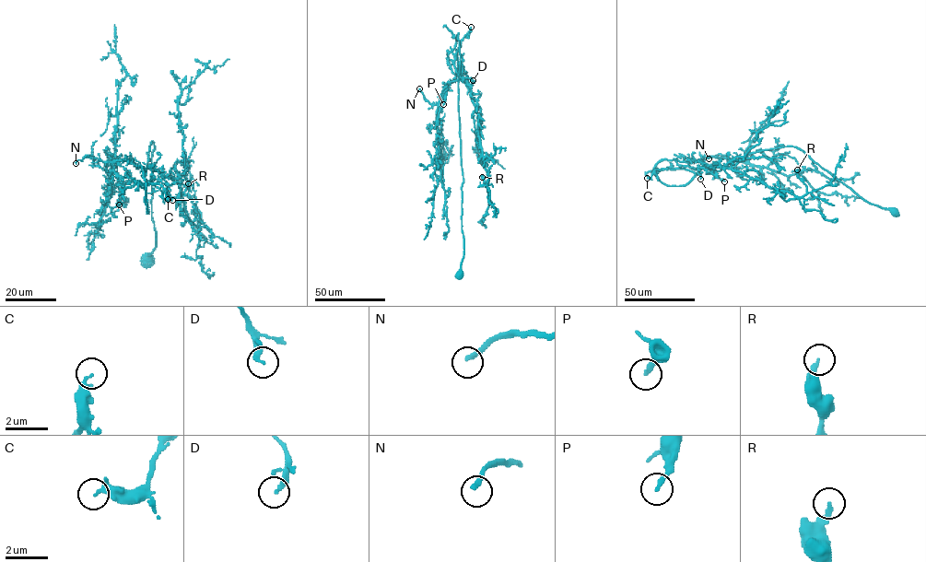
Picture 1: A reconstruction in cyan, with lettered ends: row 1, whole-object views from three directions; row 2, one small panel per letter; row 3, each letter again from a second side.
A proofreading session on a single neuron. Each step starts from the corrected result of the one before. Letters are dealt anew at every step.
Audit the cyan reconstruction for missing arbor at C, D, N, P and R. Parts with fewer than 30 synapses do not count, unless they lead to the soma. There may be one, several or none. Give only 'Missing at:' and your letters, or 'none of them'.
Missing at: N

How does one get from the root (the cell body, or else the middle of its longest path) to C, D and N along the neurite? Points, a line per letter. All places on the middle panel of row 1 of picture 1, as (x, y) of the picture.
C: (460, 275), (464, 252), (462, 229), (463, 179), (459, 76), (454, 61), (459, 42), (471, 27)
D: (460, 275), (464, 252), (462, 229), (463, 179), (457, 68), (466, 83), (465, 77), (473, 80)
N: (460, 275), (464, 243), (458, 71), (436, 104), (430, 104), (419, 88)

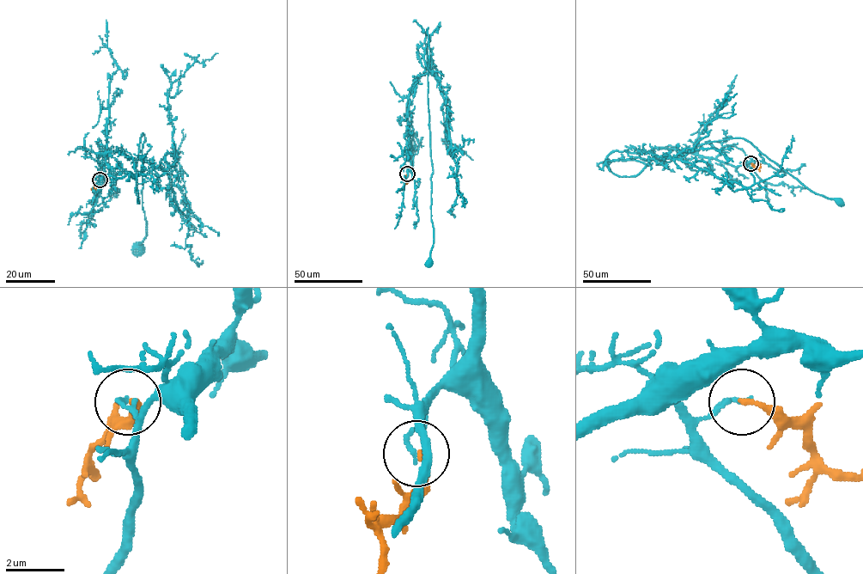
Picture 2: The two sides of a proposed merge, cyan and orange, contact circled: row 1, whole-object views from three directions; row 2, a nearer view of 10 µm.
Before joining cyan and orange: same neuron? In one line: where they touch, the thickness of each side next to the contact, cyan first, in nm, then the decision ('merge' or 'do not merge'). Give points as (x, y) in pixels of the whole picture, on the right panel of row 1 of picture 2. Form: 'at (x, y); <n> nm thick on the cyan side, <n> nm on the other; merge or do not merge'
at (750, 163); 140 nm thick on the cyan side, 180 nm on the other; do not merge

